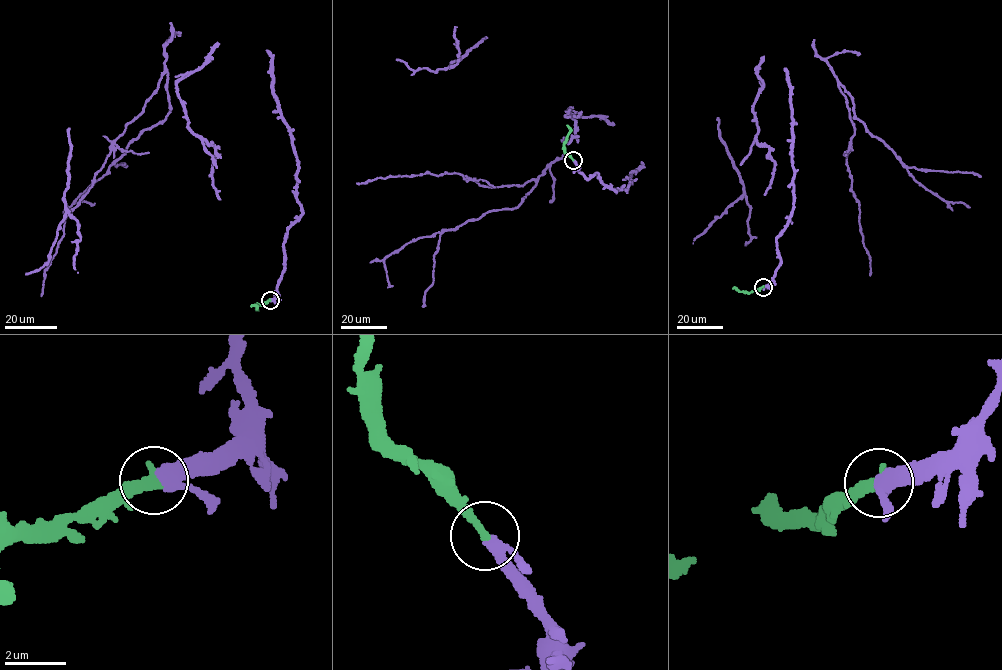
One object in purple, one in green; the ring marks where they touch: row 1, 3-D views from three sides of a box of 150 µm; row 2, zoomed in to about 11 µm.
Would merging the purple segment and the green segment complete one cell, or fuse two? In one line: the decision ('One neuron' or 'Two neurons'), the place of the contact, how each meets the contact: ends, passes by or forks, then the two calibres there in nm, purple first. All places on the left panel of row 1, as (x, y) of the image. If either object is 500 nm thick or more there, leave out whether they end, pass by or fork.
One neuron. Place: (270, 300). At the ring purple passes by. At the ring green ends. Thickness 360 nm (purple) against 360 nm

